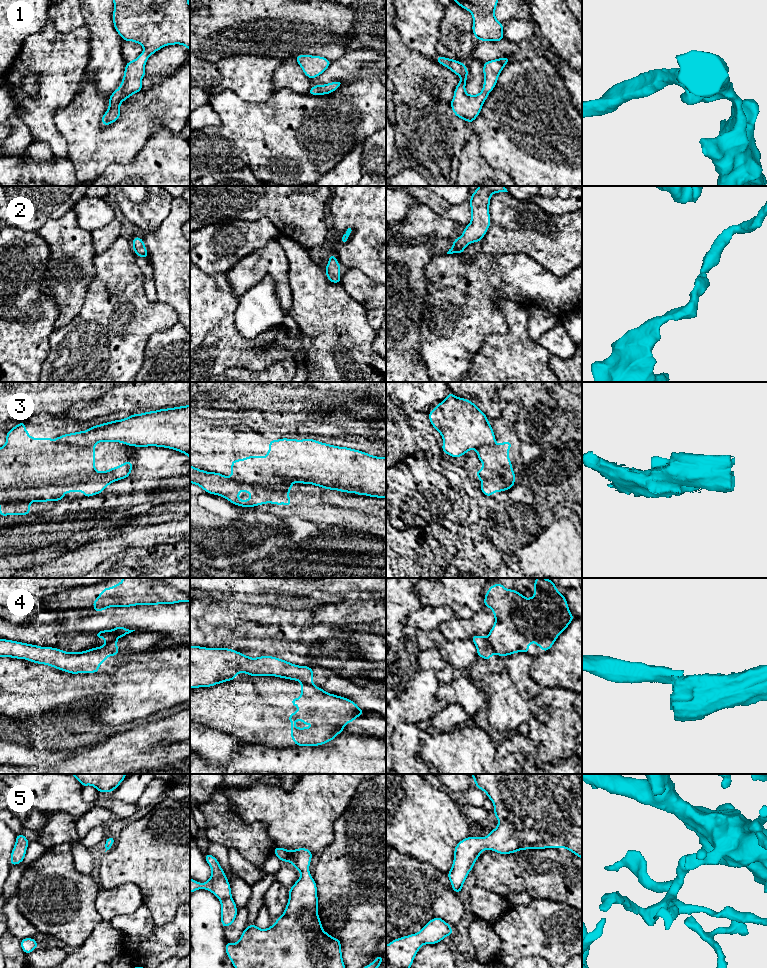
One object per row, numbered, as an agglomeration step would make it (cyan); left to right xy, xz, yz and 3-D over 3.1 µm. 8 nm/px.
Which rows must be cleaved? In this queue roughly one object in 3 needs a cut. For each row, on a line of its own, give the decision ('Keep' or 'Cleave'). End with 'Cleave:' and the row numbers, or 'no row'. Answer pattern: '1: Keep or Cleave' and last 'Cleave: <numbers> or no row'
1: Keep
2: Keep
3: Cleave
4: Cleave
5: Keep
Cleave: 3, 4

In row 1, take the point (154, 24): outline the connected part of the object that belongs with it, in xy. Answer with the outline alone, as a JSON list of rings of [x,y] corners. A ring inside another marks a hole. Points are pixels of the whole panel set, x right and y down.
[[[113,0],[113,24],[115,30],[124,41],[132,41],[144,47],[143,52],[133,61],[126,63],[121,85],[109,97],[109,108],[102,116],[101,123],[108,126],[120,118],[120,104],[131,95],[140,92],[143,88],[142,78],[147,74],[145,64],[147,59],[156,51],[168,45],[180,44],[190,51],[190,5],[189,0]]]

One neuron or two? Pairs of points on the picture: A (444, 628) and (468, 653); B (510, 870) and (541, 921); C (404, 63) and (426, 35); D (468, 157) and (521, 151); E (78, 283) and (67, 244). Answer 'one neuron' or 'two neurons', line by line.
A: two neurons
B: two neurons
C: two neurons
D: two neurons
E: one neuron

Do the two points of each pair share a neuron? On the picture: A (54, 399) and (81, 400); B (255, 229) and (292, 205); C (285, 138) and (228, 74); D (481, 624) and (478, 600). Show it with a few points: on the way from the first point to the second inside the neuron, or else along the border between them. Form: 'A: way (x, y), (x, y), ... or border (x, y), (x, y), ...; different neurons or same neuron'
A: way (61, 399), (74, 399); same neuron
B: border (246, 220), (258, 220), (266, 217), (280, 234); different neurons
C: border (231, 90), (247, 101), (265, 101), (274, 92); different neurons
D: border (480, 610), (478, 612); different neurons

